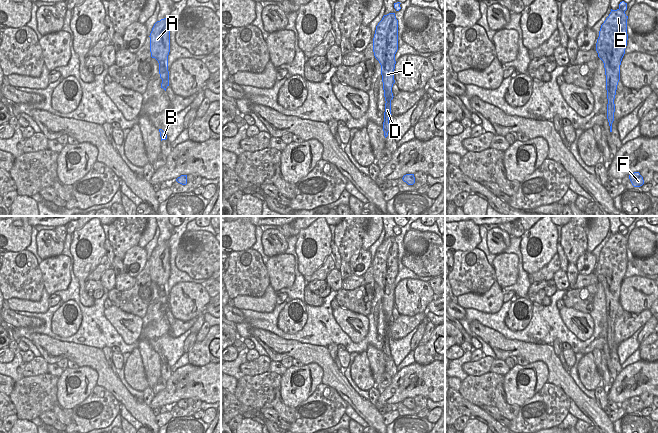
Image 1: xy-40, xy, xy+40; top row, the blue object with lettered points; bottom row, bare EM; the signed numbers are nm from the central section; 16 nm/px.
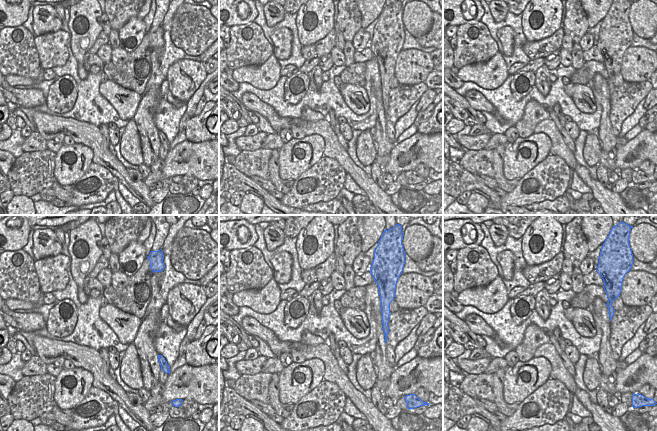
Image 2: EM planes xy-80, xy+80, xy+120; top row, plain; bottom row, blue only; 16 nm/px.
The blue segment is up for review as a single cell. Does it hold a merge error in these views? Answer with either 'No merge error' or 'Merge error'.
No merge error

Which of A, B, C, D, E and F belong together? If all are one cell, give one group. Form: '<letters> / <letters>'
A B C D E F

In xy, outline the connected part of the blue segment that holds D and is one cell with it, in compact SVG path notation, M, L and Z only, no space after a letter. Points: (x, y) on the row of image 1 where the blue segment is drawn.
M395 13L384 15L376 26L373 38L373 52L381 65L381 75L385 97L383 131L385 138L390 132L389 117L391 114L392 87L395 83L395 54L398 50L398 20Z

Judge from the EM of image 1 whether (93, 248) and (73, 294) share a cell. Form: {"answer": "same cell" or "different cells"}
{"answer": "different cells"}

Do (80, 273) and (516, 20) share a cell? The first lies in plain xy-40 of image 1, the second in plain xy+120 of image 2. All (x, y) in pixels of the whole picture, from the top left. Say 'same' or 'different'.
different

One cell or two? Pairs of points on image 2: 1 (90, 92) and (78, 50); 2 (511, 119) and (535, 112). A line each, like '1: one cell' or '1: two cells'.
1: two cells
2: two cells

